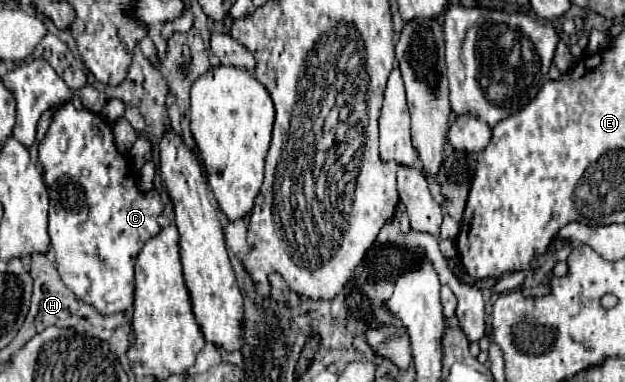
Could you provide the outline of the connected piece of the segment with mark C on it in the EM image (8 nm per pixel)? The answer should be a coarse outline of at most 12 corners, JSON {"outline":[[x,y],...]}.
{"outline":[[70,102],[38,144],[62,282],[130,310],[154,188]]}

